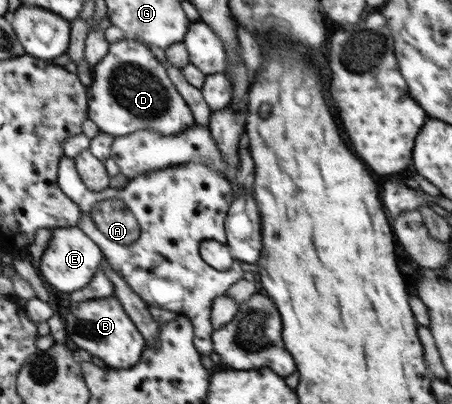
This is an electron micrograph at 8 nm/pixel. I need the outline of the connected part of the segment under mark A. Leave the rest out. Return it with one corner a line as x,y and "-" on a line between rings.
63,156
59,163
59,173
58,181
60,189
74,202
81,211
80,219
78,220
77,226
90,238
94,243
98,244
98,247
102,250
103,257
107,259
110,267
119,273
124,281
135,291
146,303
152,307
159,307
160,309
167,309
168,311
173,311
174,313
186,315
188,319
193,323
193,342
200,355
210,355
213,349
213,339
212,339
212,322
211,307
212,302
217,297
225,295
226,290
234,285
239,279
243,278
243,270
240,266
241,261
234,260
231,268
226,271
218,271
214,269
211,265
208,265
201,256
199,252
200,244
204,240
216,240
224,245
227,245
227,235
225,232
225,216
231,203
233,202
232,186
224,175
220,175
219,171
209,168
206,162
188,162
185,164
180,164
178,166
167,167
161,170
151,171
147,174
136,176
128,182
128,184
121,189
118,188
104,188
102,191
90,191
89,187
86,187
79,177
79,173
75,168
75,161
73,158

